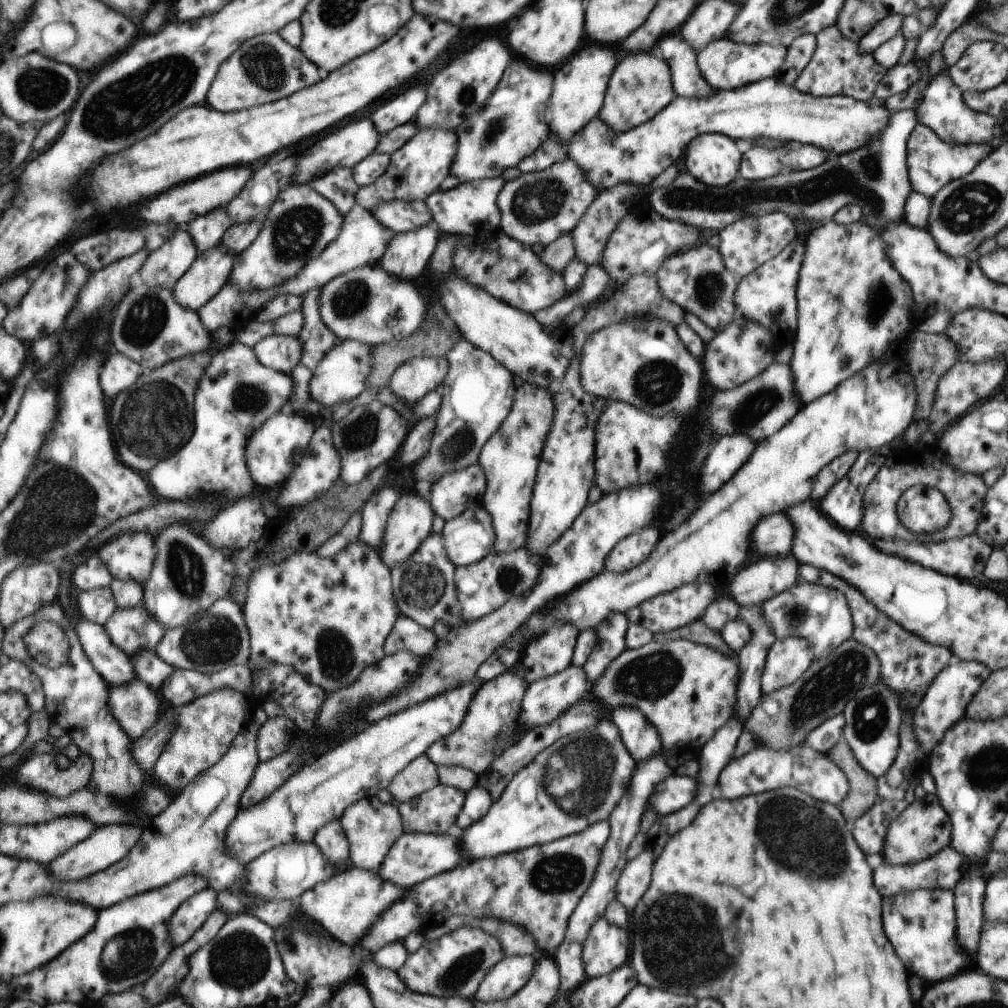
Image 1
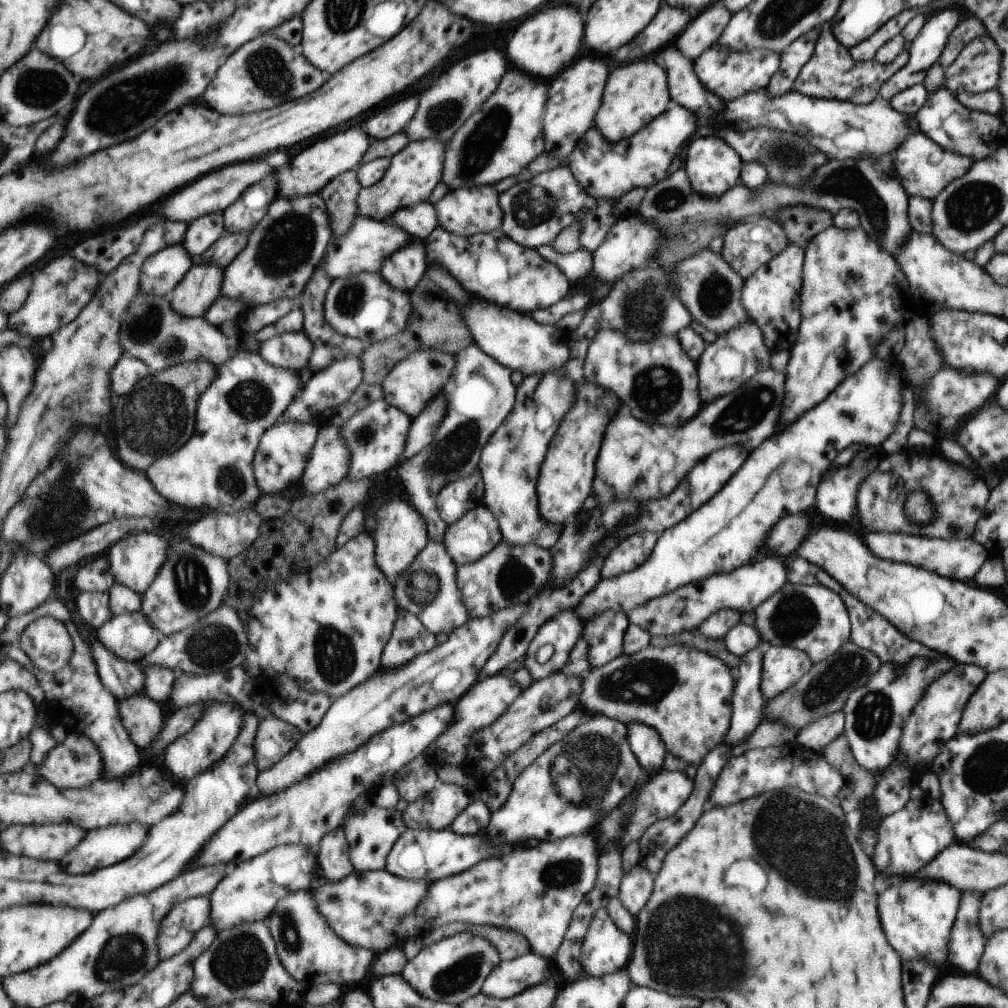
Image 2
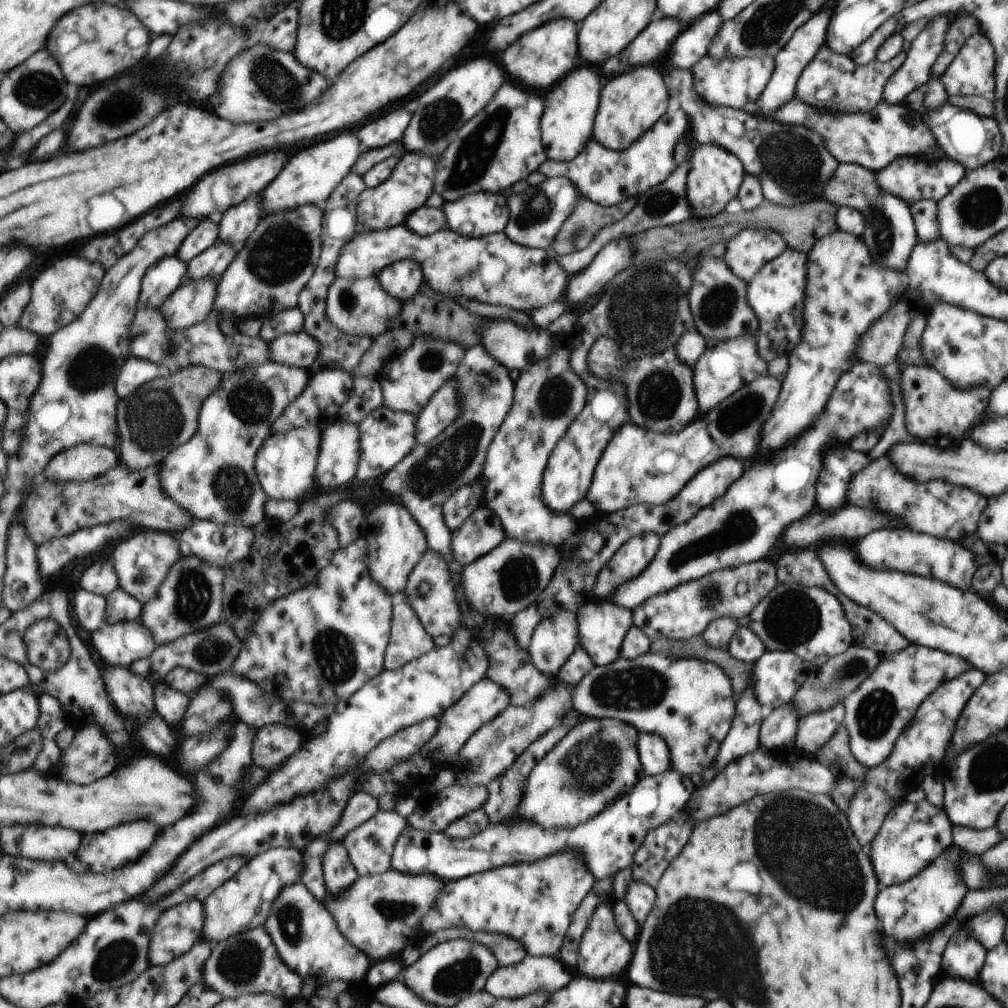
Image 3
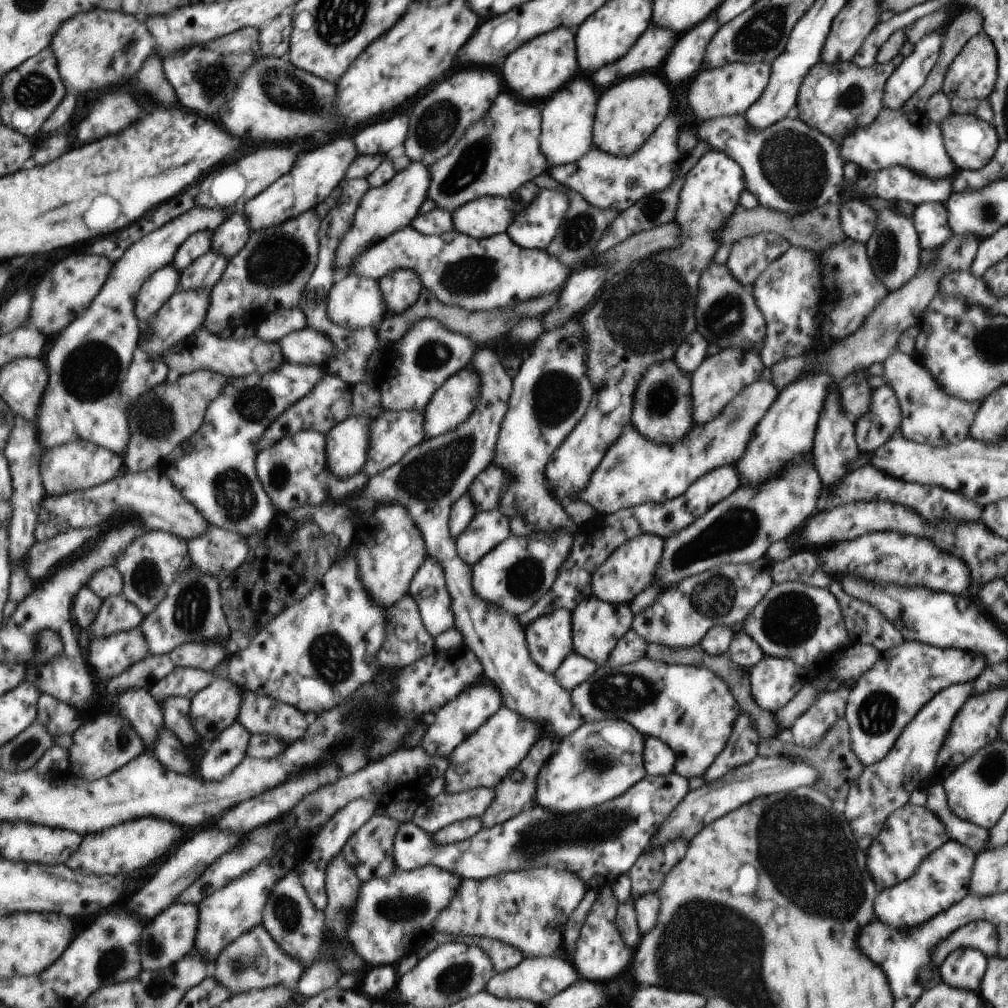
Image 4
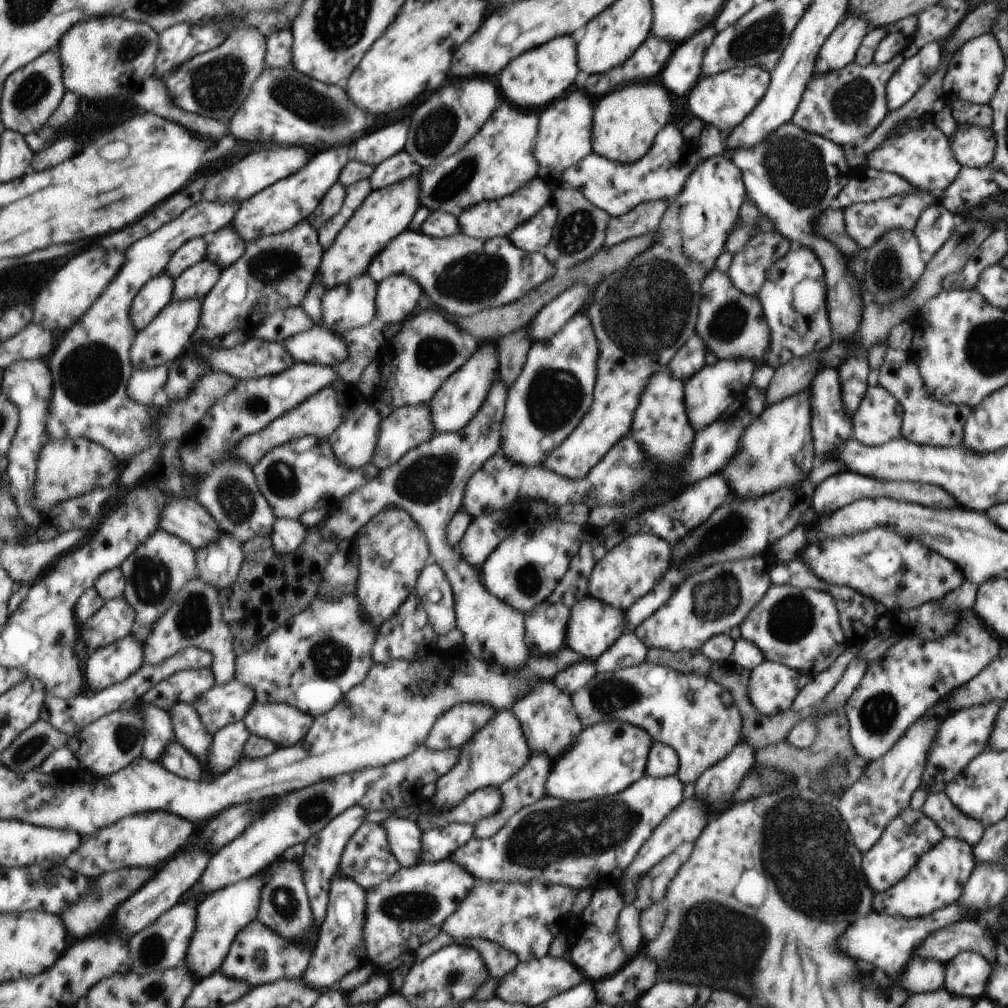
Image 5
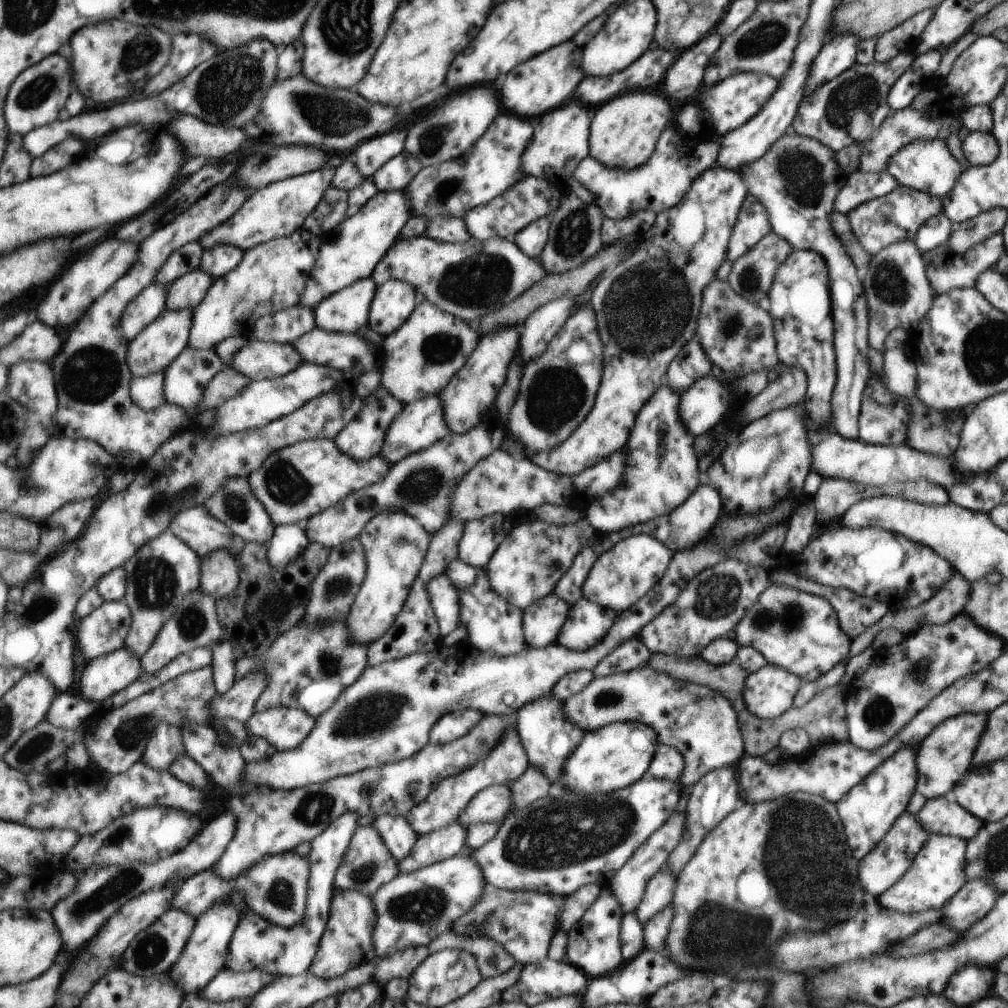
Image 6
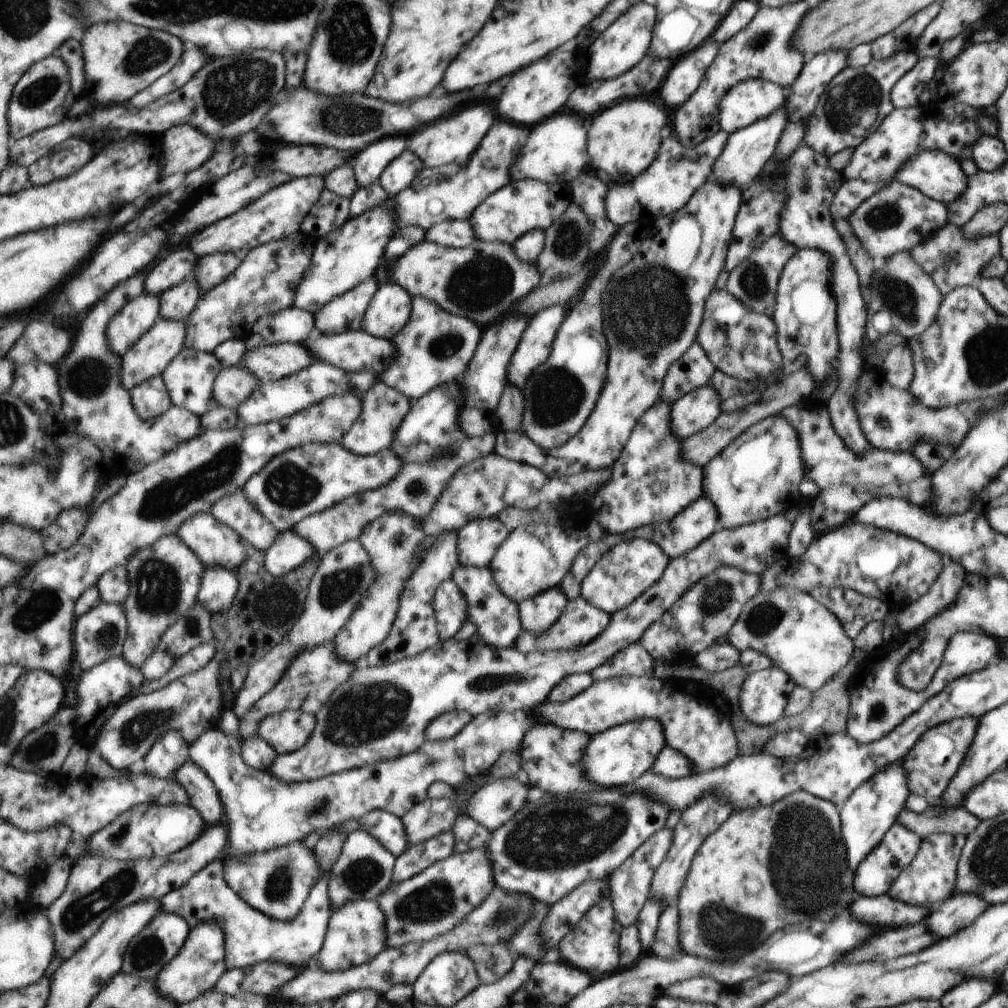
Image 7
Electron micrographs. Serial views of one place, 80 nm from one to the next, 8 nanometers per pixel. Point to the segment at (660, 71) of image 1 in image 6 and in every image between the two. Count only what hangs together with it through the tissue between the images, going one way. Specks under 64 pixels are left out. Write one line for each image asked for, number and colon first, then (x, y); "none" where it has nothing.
2: (636, 93)
3: (630, 104)
4: (628, 112)
5: (627, 121)
6: (624, 132)

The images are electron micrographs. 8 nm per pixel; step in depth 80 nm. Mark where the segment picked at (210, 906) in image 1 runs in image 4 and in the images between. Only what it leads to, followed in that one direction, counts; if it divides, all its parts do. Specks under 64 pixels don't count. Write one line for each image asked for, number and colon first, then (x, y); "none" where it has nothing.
2: (178, 930)
3: (180, 928)
4: (173, 935)

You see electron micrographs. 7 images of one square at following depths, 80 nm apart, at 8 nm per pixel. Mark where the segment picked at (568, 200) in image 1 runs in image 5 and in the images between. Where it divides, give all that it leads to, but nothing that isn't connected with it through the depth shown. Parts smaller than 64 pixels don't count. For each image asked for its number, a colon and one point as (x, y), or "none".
2: (533, 212)
3: (536, 213)
4: (536, 226)
5: (531, 236)

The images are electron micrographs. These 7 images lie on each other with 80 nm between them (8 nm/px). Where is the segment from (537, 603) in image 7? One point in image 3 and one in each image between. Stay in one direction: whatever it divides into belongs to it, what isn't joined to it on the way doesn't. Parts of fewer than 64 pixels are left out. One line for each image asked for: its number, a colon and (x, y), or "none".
3: (553, 640)
4: (550, 636)
5: (545, 628)
6: (542, 619)

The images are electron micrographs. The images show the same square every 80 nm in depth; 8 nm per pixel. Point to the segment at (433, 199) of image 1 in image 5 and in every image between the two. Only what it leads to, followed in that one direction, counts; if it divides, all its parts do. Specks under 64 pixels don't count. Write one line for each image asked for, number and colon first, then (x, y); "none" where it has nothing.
2: (465, 212)
3: (482, 213)
4: (483, 217)
5: (496, 218)

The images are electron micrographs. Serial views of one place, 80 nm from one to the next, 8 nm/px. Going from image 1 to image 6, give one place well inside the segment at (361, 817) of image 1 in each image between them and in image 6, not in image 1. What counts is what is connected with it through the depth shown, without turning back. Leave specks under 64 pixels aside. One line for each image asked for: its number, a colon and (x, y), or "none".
2: (371, 832)
3: (370, 845)
4: (369, 850)
5: (367, 859)
6: (367, 865)

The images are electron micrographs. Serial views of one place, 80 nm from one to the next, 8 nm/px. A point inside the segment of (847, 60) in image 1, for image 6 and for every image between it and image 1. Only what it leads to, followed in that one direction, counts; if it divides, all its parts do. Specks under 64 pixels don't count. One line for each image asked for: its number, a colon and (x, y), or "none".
2: (832, 73)
3: (833, 81)
4: (835, 98)
5: (844, 106)
6: (848, 109)

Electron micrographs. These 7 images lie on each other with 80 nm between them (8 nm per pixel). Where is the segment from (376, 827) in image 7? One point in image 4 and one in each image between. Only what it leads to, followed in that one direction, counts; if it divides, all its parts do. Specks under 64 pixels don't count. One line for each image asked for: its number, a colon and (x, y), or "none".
4: (597, 845)
5: (405, 838)
6: (398, 836)

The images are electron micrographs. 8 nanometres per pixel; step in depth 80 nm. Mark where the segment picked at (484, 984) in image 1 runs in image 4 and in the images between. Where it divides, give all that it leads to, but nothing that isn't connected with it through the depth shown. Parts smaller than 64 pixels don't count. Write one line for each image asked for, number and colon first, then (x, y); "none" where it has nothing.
2: (508, 978)
3: (545, 974)
4: (537, 979)

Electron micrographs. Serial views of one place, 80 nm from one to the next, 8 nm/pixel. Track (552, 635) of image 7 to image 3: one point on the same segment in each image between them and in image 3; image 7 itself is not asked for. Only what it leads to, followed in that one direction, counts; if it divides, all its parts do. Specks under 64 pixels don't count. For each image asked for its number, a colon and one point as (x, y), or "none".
3: (603, 626)
4: (597, 625)
5: (594, 625)
6: (587, 623)

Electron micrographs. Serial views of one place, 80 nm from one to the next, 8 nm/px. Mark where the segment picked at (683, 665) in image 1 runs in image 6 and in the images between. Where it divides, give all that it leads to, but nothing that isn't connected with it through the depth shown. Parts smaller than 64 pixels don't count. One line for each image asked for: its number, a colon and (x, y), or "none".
2: (684, 694)
3: (689, 703)
4: (690, 709)
5: (698, 718)
6: (699, 723)

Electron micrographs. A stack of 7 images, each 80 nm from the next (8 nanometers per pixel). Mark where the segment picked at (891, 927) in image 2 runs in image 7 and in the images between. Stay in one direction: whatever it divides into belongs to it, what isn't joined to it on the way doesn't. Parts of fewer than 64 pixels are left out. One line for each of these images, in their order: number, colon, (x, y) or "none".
3: (915, 907)
4: (941, 879)
5: (938, 876)
6: (936, 872)
7: (928, 879)

